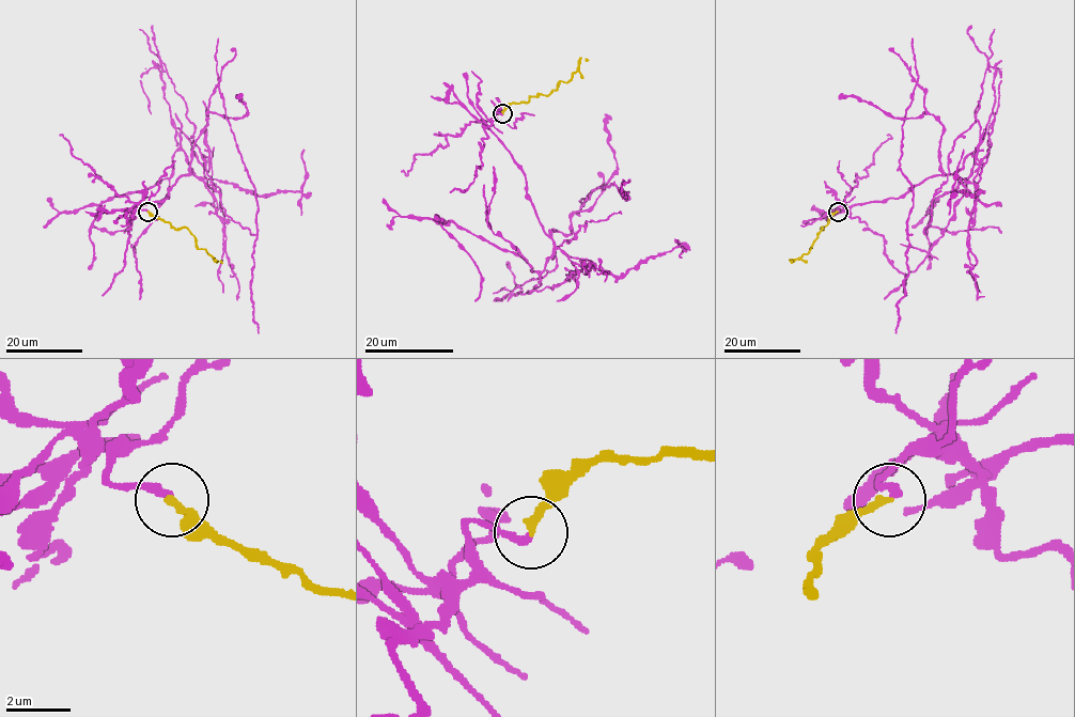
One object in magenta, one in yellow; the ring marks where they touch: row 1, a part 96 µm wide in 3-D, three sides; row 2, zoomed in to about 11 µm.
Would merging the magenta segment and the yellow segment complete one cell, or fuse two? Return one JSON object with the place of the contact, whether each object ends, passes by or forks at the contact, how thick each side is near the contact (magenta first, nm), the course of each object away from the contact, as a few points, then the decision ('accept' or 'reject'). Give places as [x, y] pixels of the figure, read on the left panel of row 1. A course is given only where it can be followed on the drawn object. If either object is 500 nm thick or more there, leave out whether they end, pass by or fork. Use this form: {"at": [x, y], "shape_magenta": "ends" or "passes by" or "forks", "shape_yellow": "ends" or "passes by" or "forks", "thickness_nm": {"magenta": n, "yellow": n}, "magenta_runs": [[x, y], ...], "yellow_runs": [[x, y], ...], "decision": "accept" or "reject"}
{"at": [147, 212], "shape_magenta": "ends", "shape_yellow": "ends", "thickness_nm": {"magenta": 240, "yellow": 240}, "magenta_runs": [[149, 211], [137, 206], [168, 198], [183, 175], [213, 193], [173, 126], [161, 63], [224, 214], [251, 234]], "yellow_runs": [[149, 212], [176, 229], [186, 229], [196, 238], [198, 249], [204, 249], [222, 263]], "decision": "reject"}

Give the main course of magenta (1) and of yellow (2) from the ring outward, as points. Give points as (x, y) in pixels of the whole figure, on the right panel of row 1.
1: (838, 211), (903, 197), (939, 175), (974, 193), (994, 118), (988, 63), (975, 122), (954, 140), (925, 234)
2: (838, 212), (829, 217), (807, 253), (790, 261), (792, 263)

